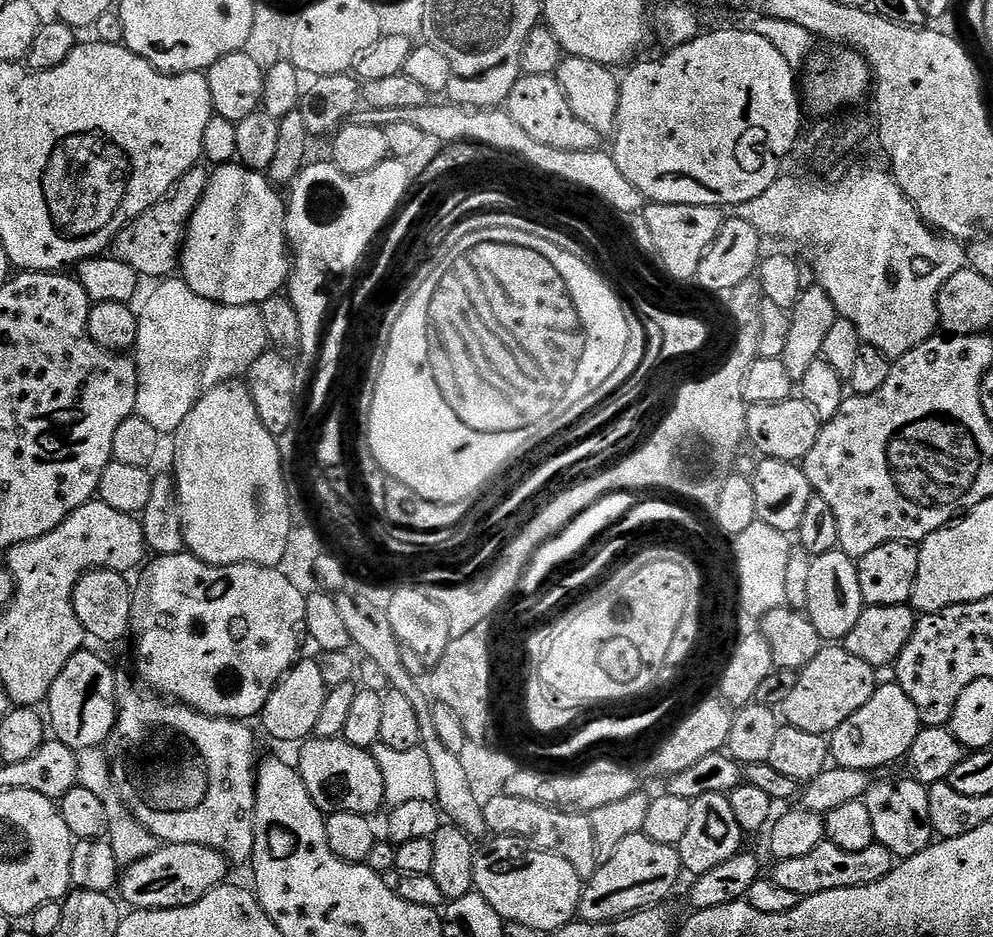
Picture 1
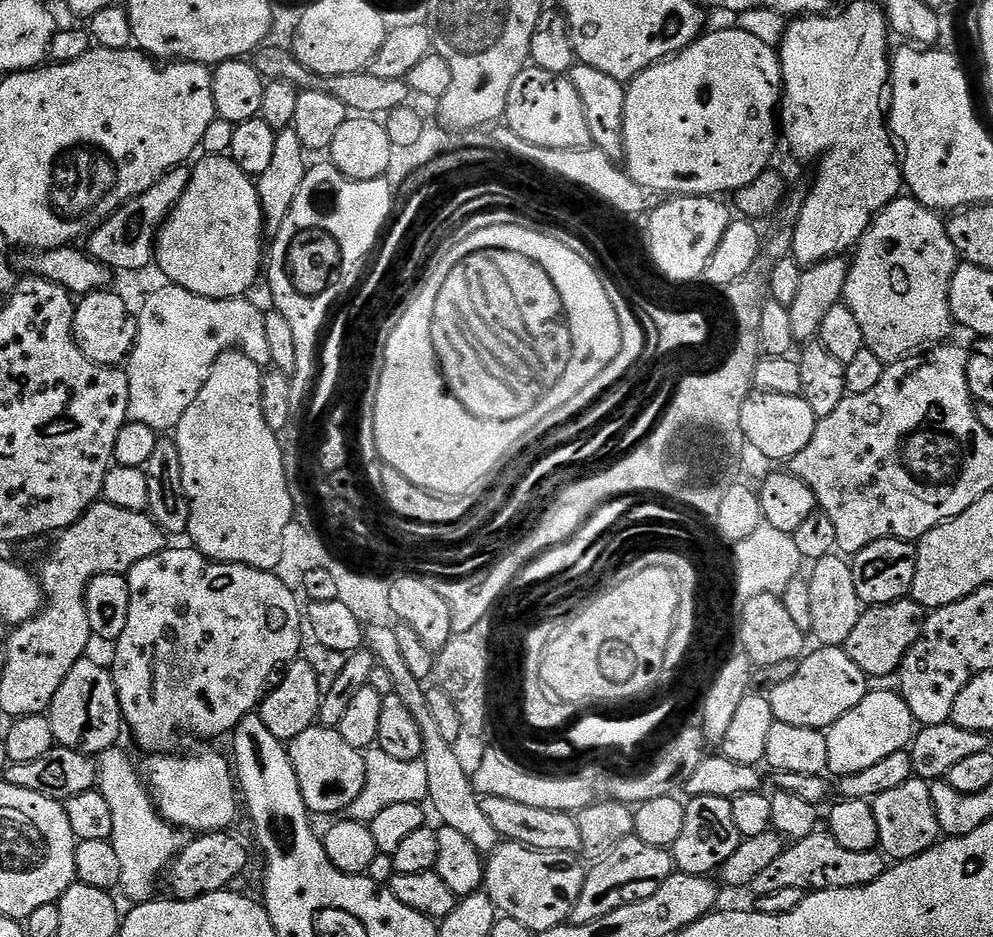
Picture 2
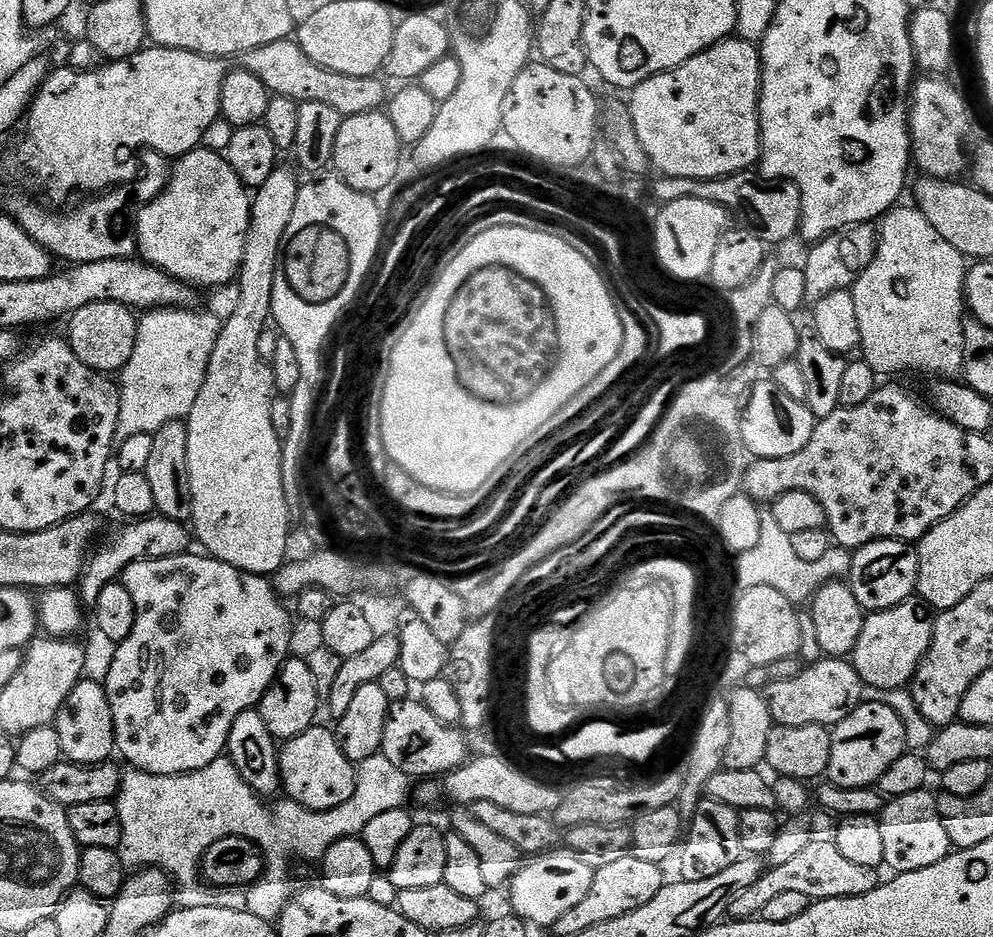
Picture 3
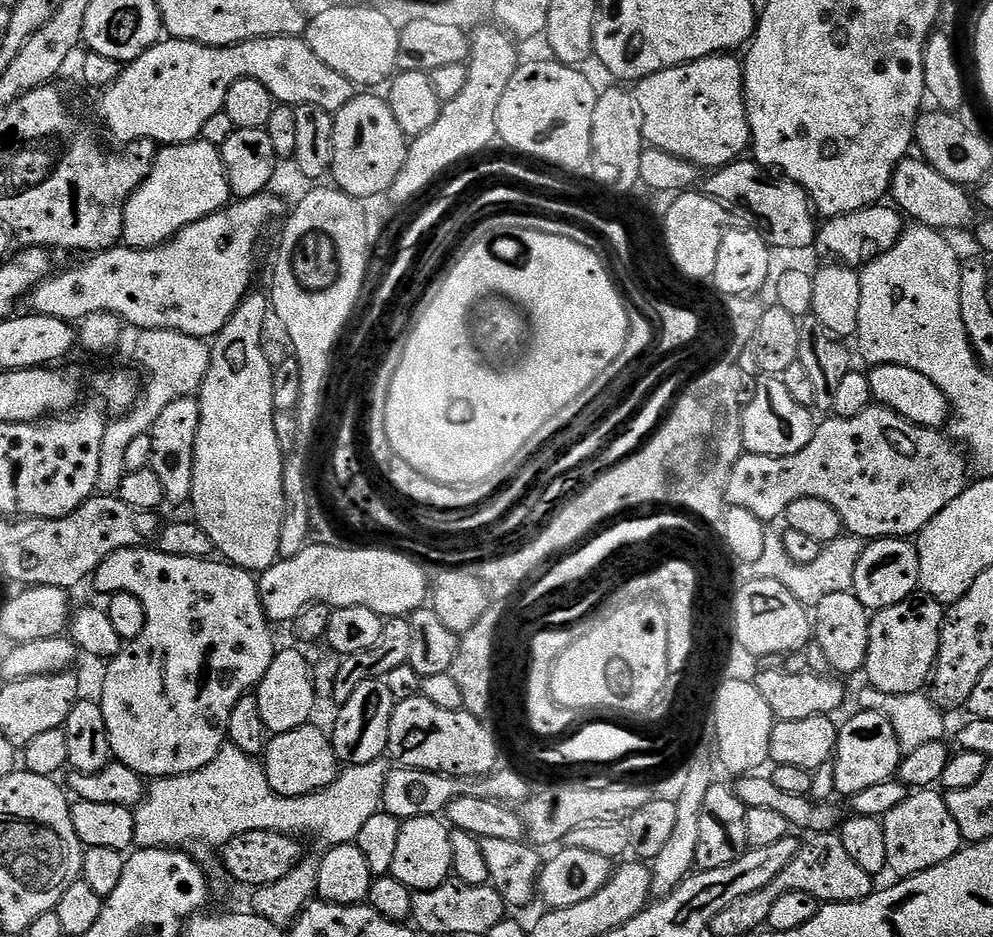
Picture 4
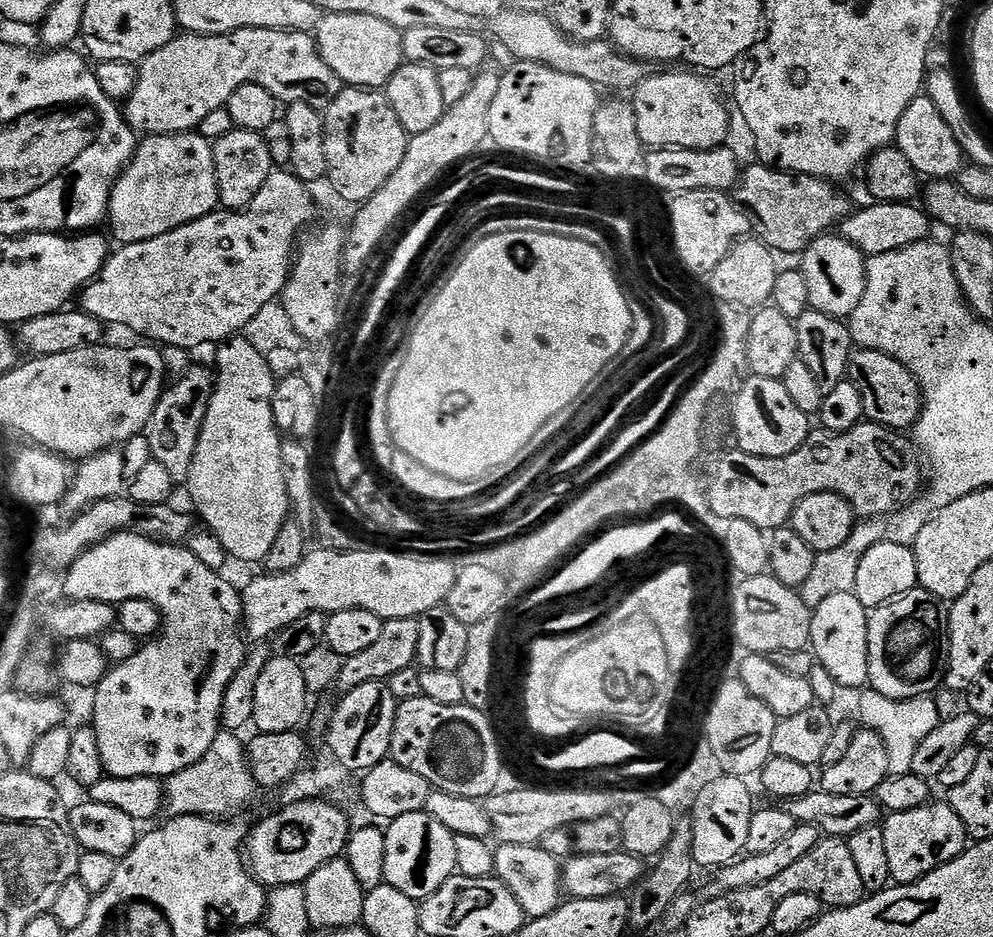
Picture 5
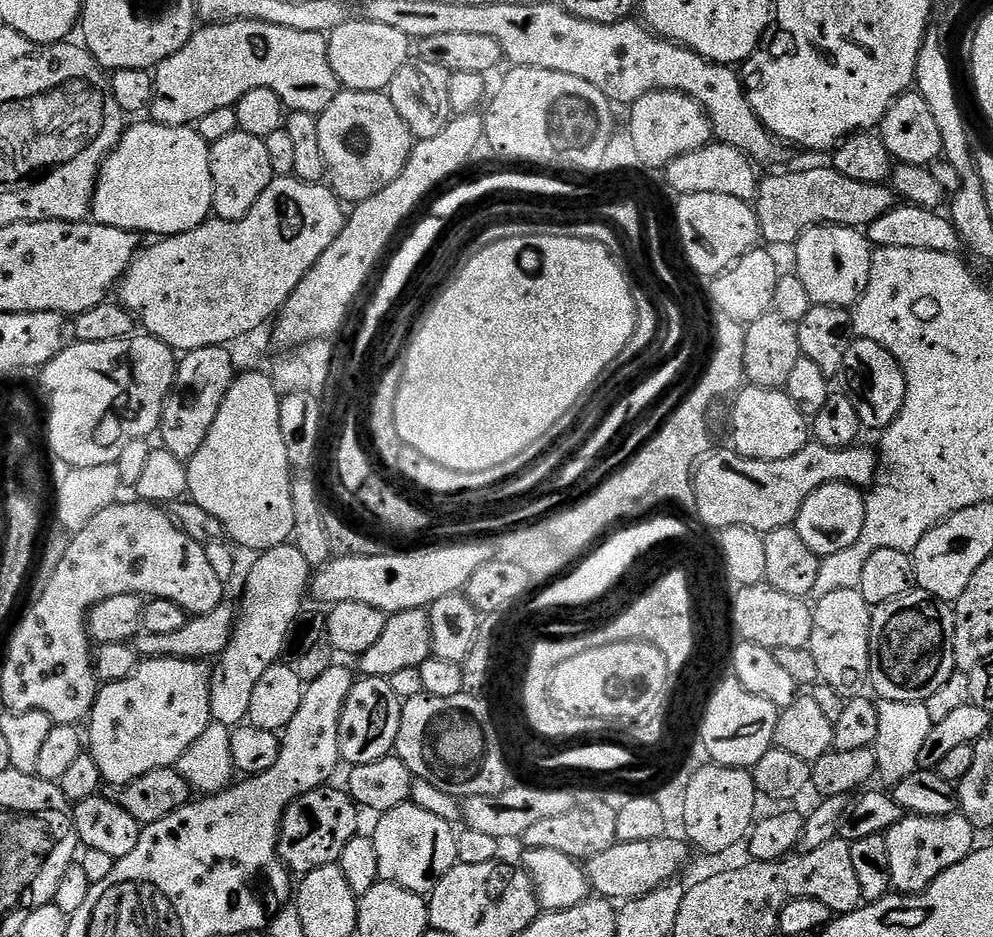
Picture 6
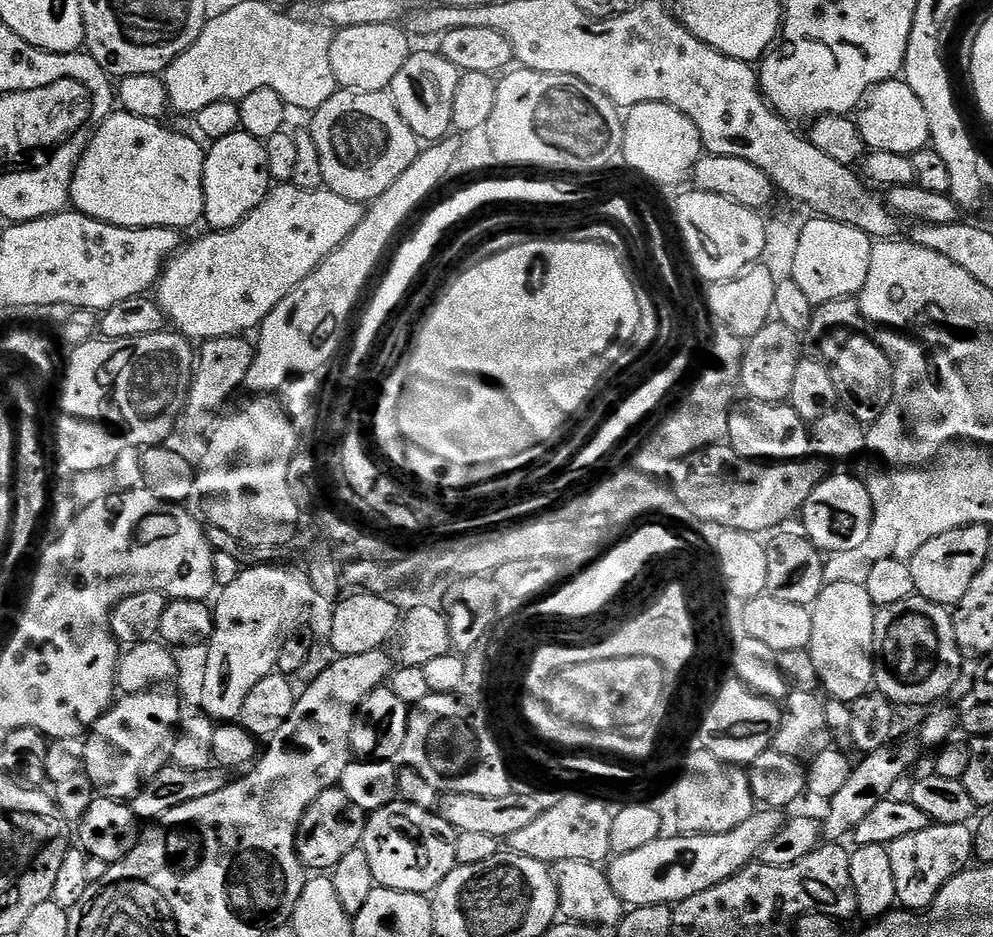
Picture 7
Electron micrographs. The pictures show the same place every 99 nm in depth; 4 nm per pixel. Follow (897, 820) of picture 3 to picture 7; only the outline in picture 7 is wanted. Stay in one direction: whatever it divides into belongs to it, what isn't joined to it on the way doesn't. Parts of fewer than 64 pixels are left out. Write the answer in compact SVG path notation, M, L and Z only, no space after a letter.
M932 824L929 827L906 834L906 838L898 838L894 843L887 845L888 853L890 854L890 867L894 869L894 890L896 891L896 899L899 907L904 910L914 912L922 912L925 908L929 908L932 903L938 898L938 894L942 890L942 886L946 886L946 882L954 879L959 872L965 871L973 863L974 860L974 832L968 824Z

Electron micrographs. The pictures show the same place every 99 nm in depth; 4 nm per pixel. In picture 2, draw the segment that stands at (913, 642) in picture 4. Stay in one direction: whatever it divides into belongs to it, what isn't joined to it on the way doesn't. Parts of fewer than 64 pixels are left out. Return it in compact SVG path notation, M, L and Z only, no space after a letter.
M911 598L865 607L858 618L858 626L854 626L854 631L842 647L846 655L854 658L856 665L870 678L899 673L901 662L914 642L918 642L925 619L926 609Z

